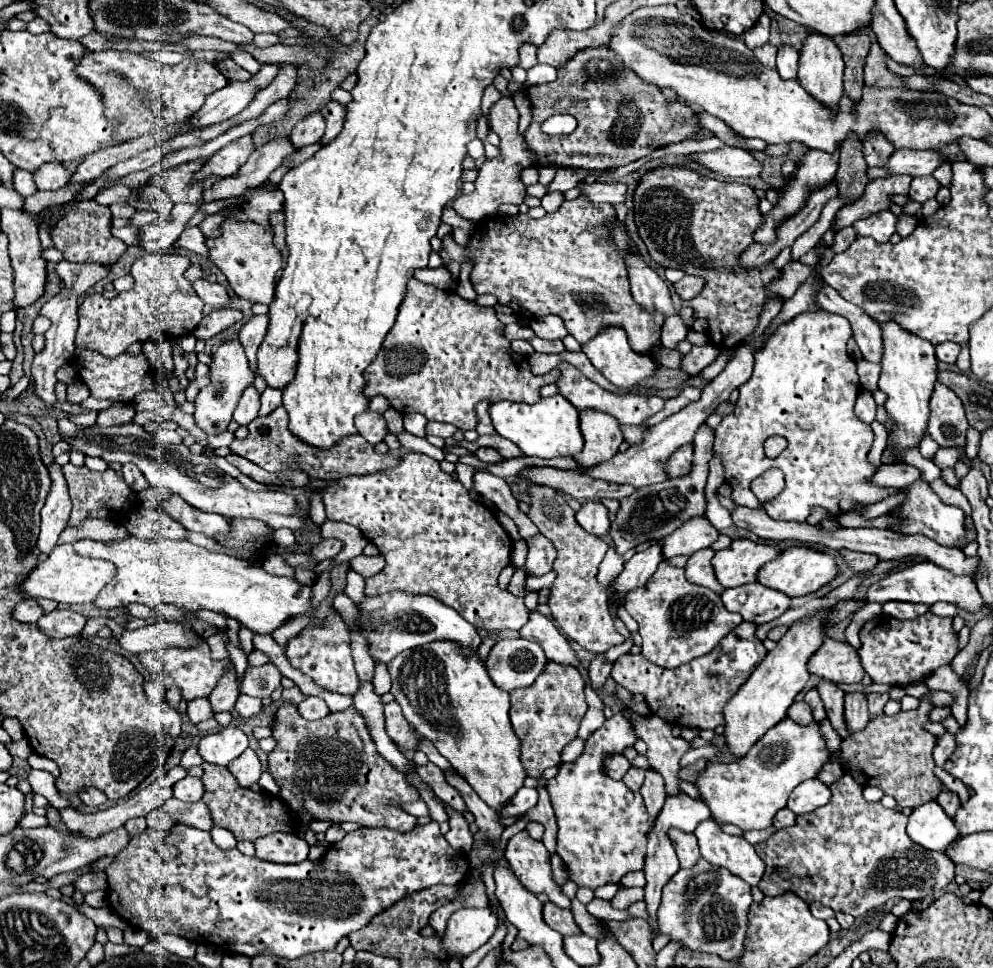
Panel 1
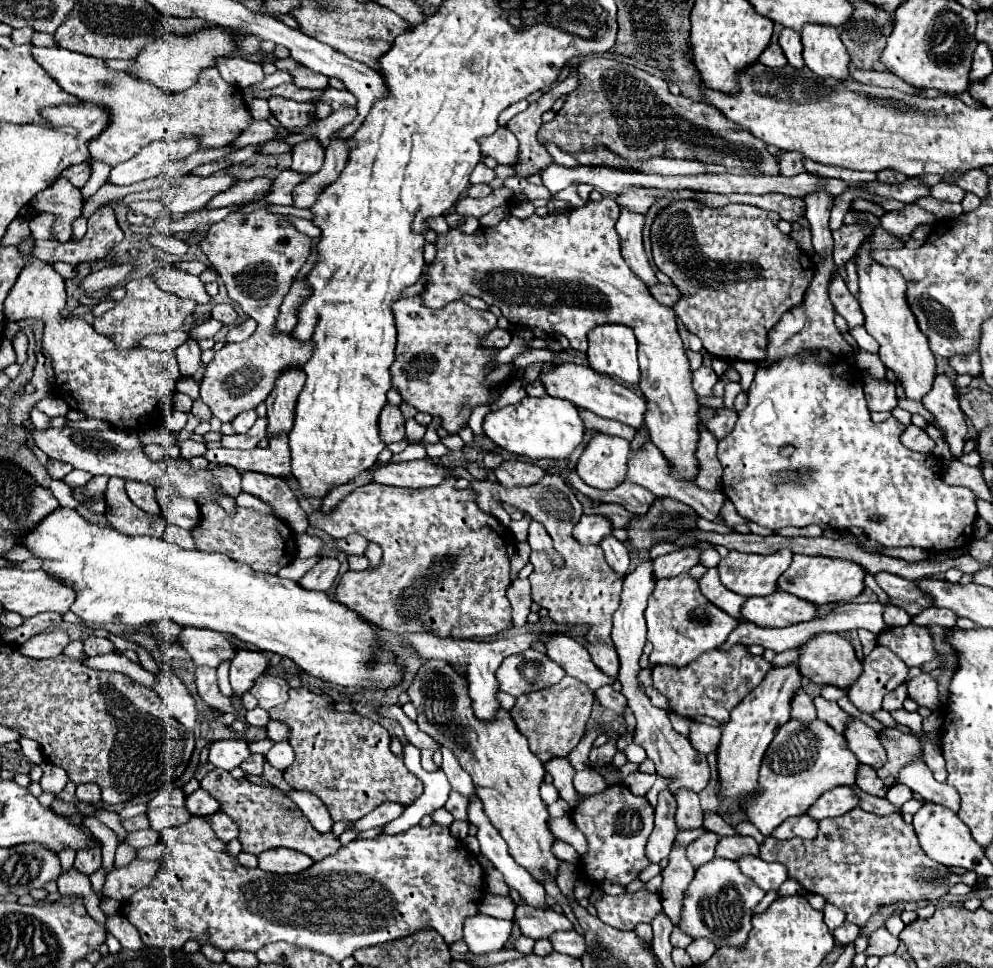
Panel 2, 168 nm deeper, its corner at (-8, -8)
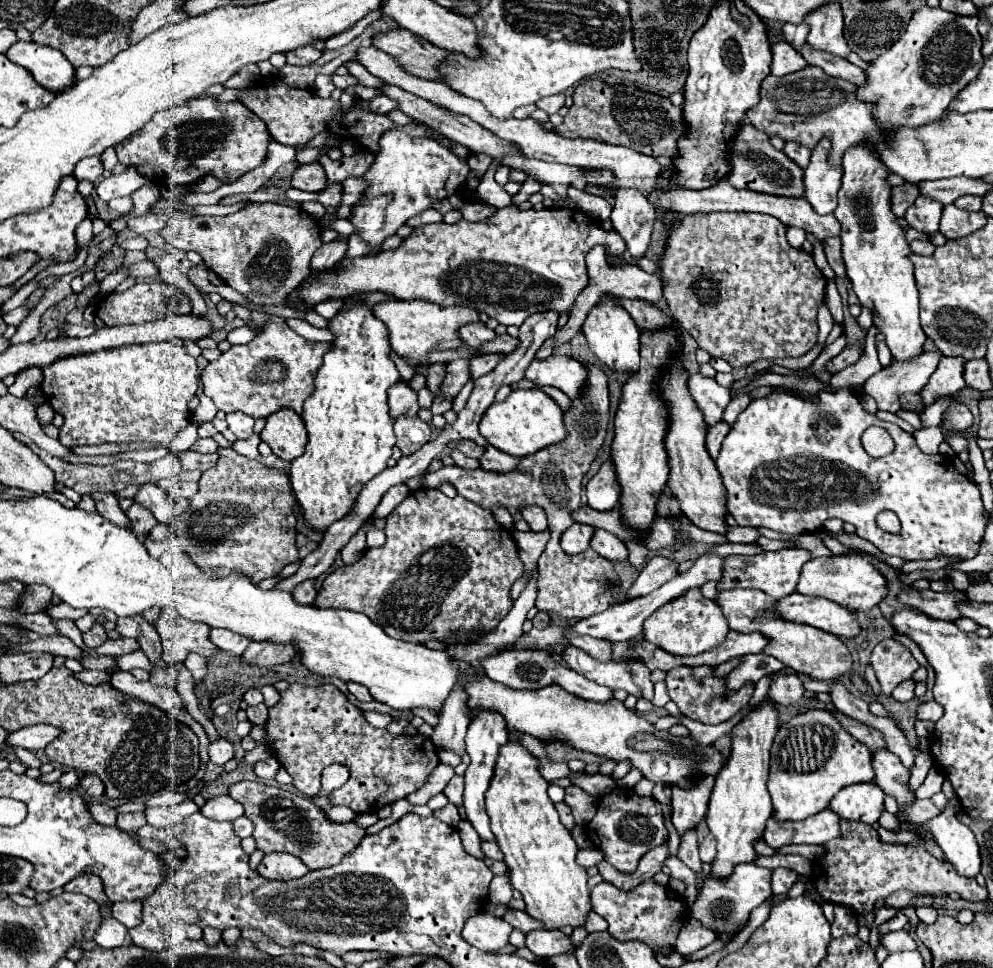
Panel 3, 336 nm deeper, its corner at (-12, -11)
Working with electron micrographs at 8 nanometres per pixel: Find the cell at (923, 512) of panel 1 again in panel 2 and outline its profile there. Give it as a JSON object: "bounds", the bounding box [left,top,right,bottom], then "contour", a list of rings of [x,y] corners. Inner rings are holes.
{"bounds":[718,353,976,551],"contour":[[[810,353],[808,359],[802,363],[794,357],[784,359],[782,363],[776,363],[768,369],[758,369],[756,377],[748,389],[748,405],[746,409],[740,411],[736,427],[732,429],[732,433],[728,433],[720,443],[718,443],[718,461],[722,463],[722,491],[724,495],[734,503],[736,511],[740,517],[754,521],[762,527],[770,527],[770,529],[782,529],[782,527],[808,527],[808,525],[820,525],[830,527],[830,529],[848,529],[852,525],[860,527],[864,531],[864,535],[870,541],[878,541],[884,547],[920,547],[924,551],[952,551],[952,549],[960,549],[962,545],[968,545],[972,541],[972,523],[976,519],[976,495],[974,491],[970,491],[968,487],[950,487],[944,483],[942,479],[942,459],[938,459],[936,455],[924,455],[924,453],[914,453],[910,449],[906,449],[900,443],[900,435],[904,433],[906,425],[902,425],[896,419],[886,419],[882,423],[872,423],[868,407],[866,407],[866,399],[864,399],[864,383],[860,377],[860,371],[850,365],[850,361],[846,359],[836,359],[832,363],[820,365],[816,363],[816,353]],[[784,445],[792,445],[794,451],[790,457],[782,457],[780,449]],[[872,515],[882,515],[884,521],[876,523],[870,521]]]}

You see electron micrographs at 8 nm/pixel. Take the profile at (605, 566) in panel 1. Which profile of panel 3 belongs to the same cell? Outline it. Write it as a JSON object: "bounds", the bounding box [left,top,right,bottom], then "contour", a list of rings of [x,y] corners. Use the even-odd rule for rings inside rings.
{"bounds":[590,528,628,562],"contour":[[[596,528],[590,546],[600,556],[604,556],[604,558],[608,558],[612,562],[624,562],[624,560],[628,560],[628,548],[626,548],[626,544],[618,536],[612,536],[610,532],[604,532],[604,530]]]}

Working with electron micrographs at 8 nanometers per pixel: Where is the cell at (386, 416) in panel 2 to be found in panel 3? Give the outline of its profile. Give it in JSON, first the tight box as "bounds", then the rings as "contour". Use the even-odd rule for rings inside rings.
{"bounds":[388,382,420,420],"contour":[[[398,382],[388,390],[388,406],[390,406],[390,416],[396,420],[396,416],[416,416],[420,406],[416,402],[416,392],[406,386],[406,382]]]}

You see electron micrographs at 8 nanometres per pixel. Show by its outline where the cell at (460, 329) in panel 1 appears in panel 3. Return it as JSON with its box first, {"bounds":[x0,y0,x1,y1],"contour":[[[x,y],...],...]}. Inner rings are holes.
{"bounds":[372,300,480,396],"contour":[[[390,300],[390,302],[376,304],[372,308],[372,312],[376,318],[380,318],[388,326],[392,350],[398,356],[418,360],[416,374],[426,376],[426,388],[432,392],[432,396],[440,394],[440,386],[442,386],[444,374],[446,374],[446,364],[424,364],[424,356],[428,356],[428,352],[456,350],[456,348],[464,346],[464,342],[458,336],[458,328],[480,320],[478,312],[472,308],[464,308],[464,306],[442,308],[432,302],[424,302],[424,300]]]}

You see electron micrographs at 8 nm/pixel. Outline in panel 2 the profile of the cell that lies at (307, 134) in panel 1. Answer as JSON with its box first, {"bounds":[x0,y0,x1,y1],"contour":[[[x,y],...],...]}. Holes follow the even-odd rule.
{"bounds":[290,139,324,177],"contour":[[[316,139],[294,145],[292,165],[290,165],[292,171],[310,177],[322,169],[322,163],[324,163],[324,149],[320,147],[320,143]]]}

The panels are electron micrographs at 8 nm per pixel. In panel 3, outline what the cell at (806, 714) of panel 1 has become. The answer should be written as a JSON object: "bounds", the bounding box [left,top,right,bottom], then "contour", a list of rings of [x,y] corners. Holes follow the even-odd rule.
{"bounds":[768,674,804,706],"contour":[[[796,674],[794,676],[774,676],[774,682],[772,682],[768,696],[782,706],[798,704],[804,698],[802,680]]]}

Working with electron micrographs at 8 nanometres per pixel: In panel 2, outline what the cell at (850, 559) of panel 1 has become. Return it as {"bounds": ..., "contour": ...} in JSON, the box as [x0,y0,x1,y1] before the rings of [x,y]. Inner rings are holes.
{"bounds":[876,573,934,617],"contour":[[[878,573],[876,581],[888,593],[892,605],[904,609],[910,617],[914,617],[934,605],[932,599],[926,593],[922,593],[914,581],[906,581],[902,577],[896,577],[890,573]]]}

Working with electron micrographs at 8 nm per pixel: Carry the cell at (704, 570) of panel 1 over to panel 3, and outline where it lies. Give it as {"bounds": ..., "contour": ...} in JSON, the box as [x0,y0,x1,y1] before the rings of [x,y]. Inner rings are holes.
{"bounds":[716,588,852,682],"contour":[[[732,588],[728,592],[718,592],[718,596],[716,596],[716,604],[722,608],[722,614],[728,620],[732,630],[766,634],[770,644],[766,646],[764,654],[778,658],[784,666],[794,668],[798,674],[806,674],[812,680],[832,682],[832,680],[840,680],[840,676],[852,672],[852,656],[850,656],[846,644],[838,636],[832,636],[830,632],[816,630],[816,628],[810,628],[804,624],[792,624],[792,622],[782,620],[780,616],[774,614],[774,602],[776,600],[772,600],[768,594],[764,594],[760,590]]]}

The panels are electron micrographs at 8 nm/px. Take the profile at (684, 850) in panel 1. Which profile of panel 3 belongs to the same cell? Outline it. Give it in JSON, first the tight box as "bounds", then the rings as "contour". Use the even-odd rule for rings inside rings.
{"bounds":[700,834,716,862],"contour":[[[708,834],[700,844],[700,860],[712,862],[714,858],[716,858],[716,838],[712,834]]]}

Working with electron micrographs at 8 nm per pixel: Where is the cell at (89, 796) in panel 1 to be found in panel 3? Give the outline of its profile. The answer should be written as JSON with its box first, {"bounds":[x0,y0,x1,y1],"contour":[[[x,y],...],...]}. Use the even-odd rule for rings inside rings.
{"bounds":[80,776,104,798],"contour":[[[84,776],[80,780],[80,786],[86,790],[86,794],[90,794],[92,798],[100,798],[104,794],[104,784],[98,776]]]}

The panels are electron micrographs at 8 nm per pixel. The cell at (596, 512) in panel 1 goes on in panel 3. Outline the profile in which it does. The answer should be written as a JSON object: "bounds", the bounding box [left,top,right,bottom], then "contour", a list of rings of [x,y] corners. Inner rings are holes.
{"bounds":[562,524,592,554],"contour":[[[572,524],[564,534],[562,534],[562,550],[566,554],[580,554],[584,550],[590,548],[590,540],[592,540],[592,526],[586,524]]]}

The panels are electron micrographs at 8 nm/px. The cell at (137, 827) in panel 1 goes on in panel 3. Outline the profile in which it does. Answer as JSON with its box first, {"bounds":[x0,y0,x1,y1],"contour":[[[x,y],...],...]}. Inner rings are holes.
{"bounds":[116,812,146,832],"contour":[[[144,812],[120,814],[116,826],[118,826],[120,830],[126,830],[126,832],[138,832],[142,826],[146,826],[146,816],[144,816]]]}

